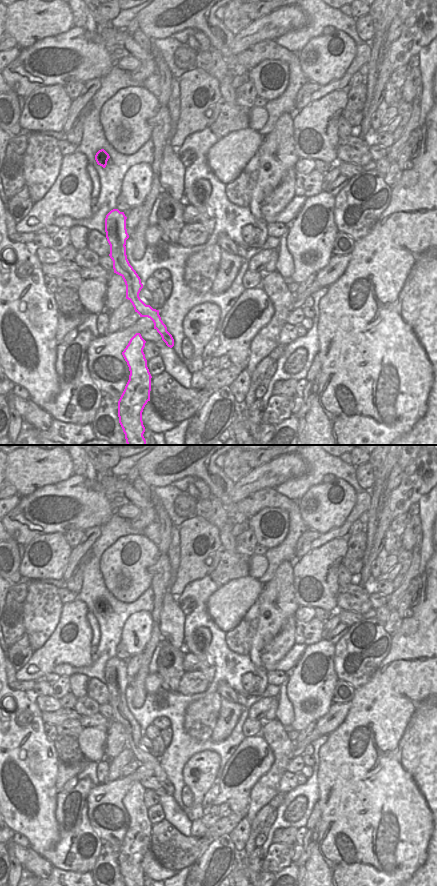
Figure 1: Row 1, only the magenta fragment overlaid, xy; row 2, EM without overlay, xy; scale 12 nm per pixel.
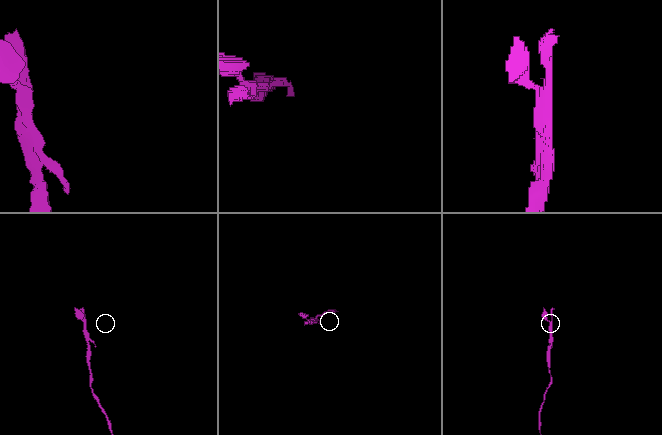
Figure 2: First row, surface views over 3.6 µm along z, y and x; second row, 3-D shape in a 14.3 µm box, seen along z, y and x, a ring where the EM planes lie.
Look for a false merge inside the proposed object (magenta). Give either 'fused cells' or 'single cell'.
fused cells

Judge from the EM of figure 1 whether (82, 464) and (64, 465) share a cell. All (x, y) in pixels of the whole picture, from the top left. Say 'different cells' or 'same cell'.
different cells

